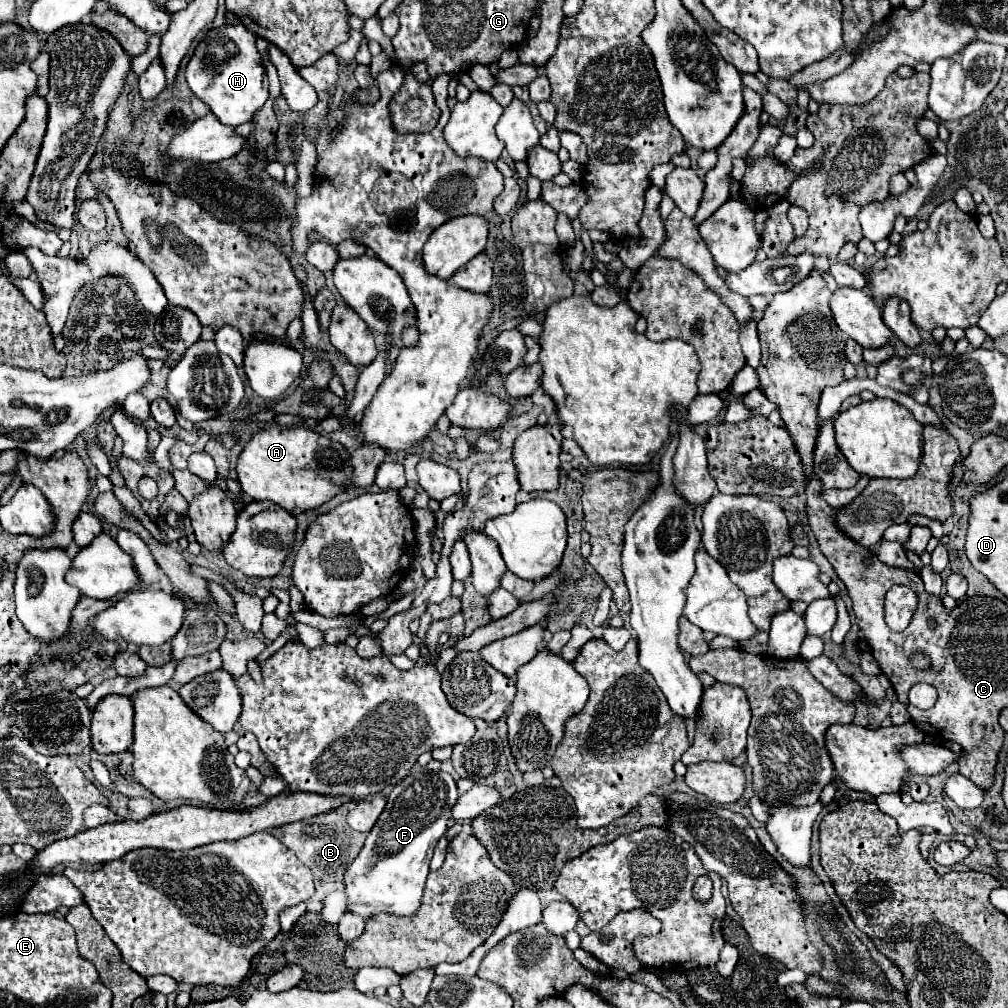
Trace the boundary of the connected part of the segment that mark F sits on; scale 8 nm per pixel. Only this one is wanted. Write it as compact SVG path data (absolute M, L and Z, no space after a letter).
M418 763L402 783L394 785L388 803L368 833L368 839L346 871L348 909L368 919L376 913L412 915L420 907L426 875L430 873L430 859L438 839L446 833L450 807L458 799L458 789L452 775L440 771L426 771Z

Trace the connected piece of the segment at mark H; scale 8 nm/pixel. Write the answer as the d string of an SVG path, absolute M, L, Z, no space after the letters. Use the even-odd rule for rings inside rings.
M242 23L210 29L198 43L186 67L186 81L196 97L200 97L210 111L230 127L248 123L252 115L268 99L268 77L260 53L256 49L256 35Z

